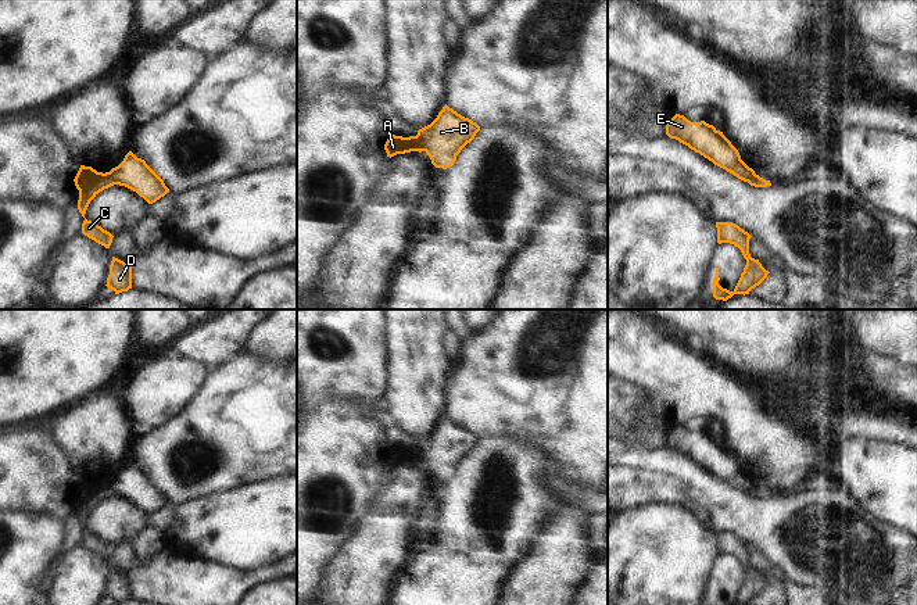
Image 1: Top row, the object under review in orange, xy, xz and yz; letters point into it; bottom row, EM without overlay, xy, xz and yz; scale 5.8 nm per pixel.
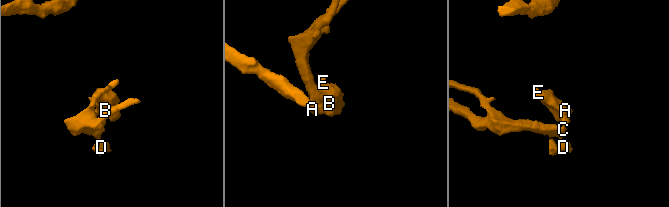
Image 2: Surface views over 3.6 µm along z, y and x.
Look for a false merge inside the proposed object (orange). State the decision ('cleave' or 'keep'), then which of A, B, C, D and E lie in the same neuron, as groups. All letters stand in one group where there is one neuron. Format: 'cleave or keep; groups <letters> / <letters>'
keep; groups A B C D E

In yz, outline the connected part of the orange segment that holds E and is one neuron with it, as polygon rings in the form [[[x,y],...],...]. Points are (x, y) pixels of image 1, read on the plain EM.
[[[676,425],[666,436],[666,445],[688,457],[738,490],[748,493],[751,497],[771,497],[770,491],[756,486],[755,482],[741,470],[738,461],[723,443],[705,432],[691,433],[684,426]]]

